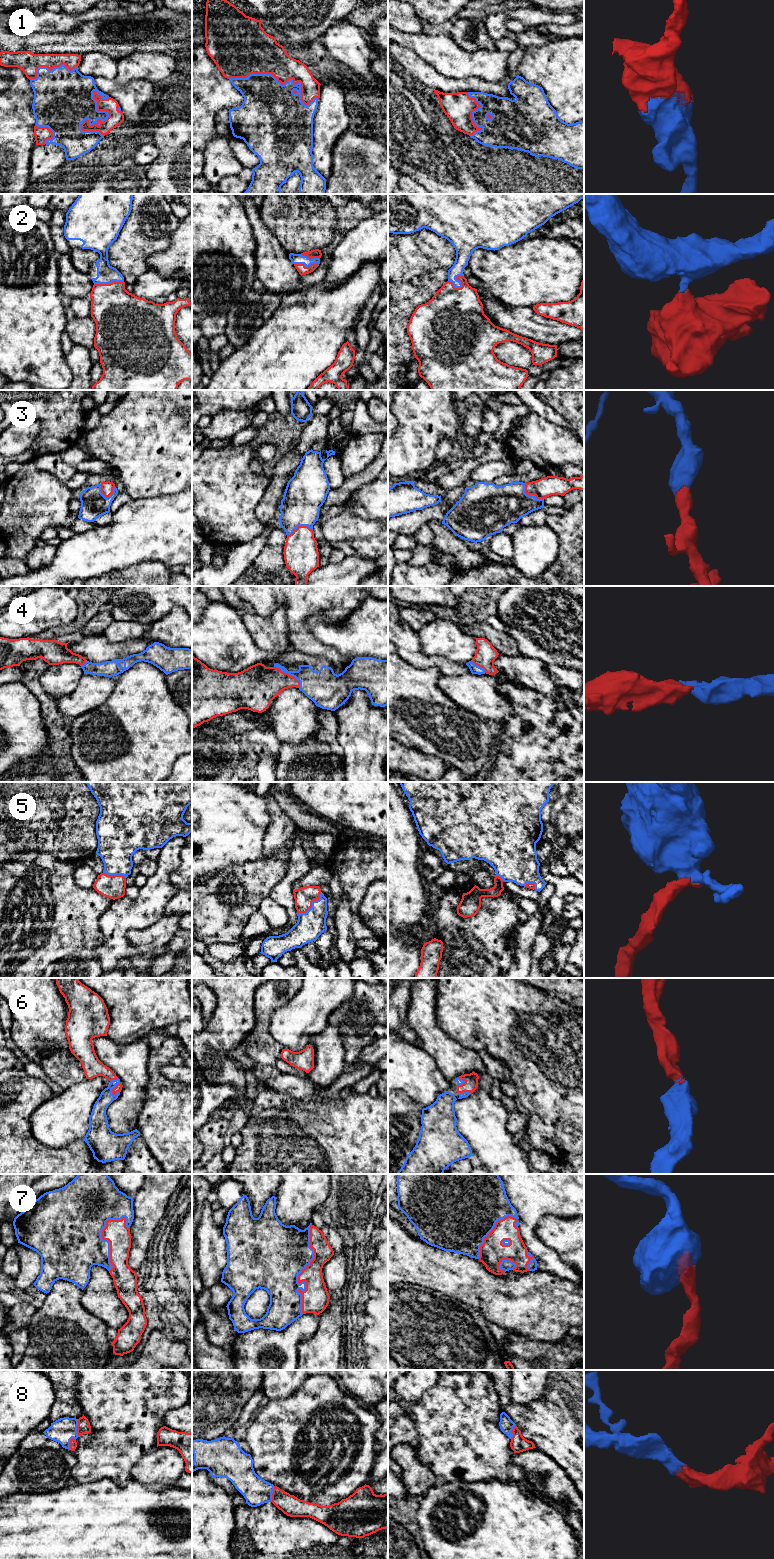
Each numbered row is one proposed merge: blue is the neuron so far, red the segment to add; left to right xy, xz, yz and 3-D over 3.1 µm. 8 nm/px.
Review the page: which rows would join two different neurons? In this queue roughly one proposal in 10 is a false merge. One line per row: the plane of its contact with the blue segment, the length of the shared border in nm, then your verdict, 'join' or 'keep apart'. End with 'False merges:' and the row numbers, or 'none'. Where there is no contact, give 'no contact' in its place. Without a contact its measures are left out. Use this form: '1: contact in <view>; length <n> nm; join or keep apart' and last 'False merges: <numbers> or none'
1: contact in xy; length 380 nm; join
2: contact in yz; length 140 nm; join
3: contact in yz; length 200 nm; join
4: contact in xz; length 260 nm; join
5: contact in xz; length 260 nm; join
6: contact in xy; length 120 nm; join
7: contact in xz; length 750 nm; join
8: contact in xy; length 140 nm; join
False merges: none

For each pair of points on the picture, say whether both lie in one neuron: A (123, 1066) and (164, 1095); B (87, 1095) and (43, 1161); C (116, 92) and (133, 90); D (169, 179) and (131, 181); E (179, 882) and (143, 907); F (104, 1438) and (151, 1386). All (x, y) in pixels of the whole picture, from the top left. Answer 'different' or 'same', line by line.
A: different
B: different
C: same
D: different
E: different
F: same

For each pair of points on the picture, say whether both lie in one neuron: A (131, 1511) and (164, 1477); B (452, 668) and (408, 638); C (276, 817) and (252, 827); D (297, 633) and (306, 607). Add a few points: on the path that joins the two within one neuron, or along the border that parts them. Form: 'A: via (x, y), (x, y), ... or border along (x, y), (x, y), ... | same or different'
A: border along (135, 1479), (144, 1483), (174, 1485) | different
B: via (440, 662), (425, 661), (414, 650) | same
C: border along (271, 811), (270, 824), (262, 841) | different
D: via (297, 627), (297, 616), (300, 613) | same

